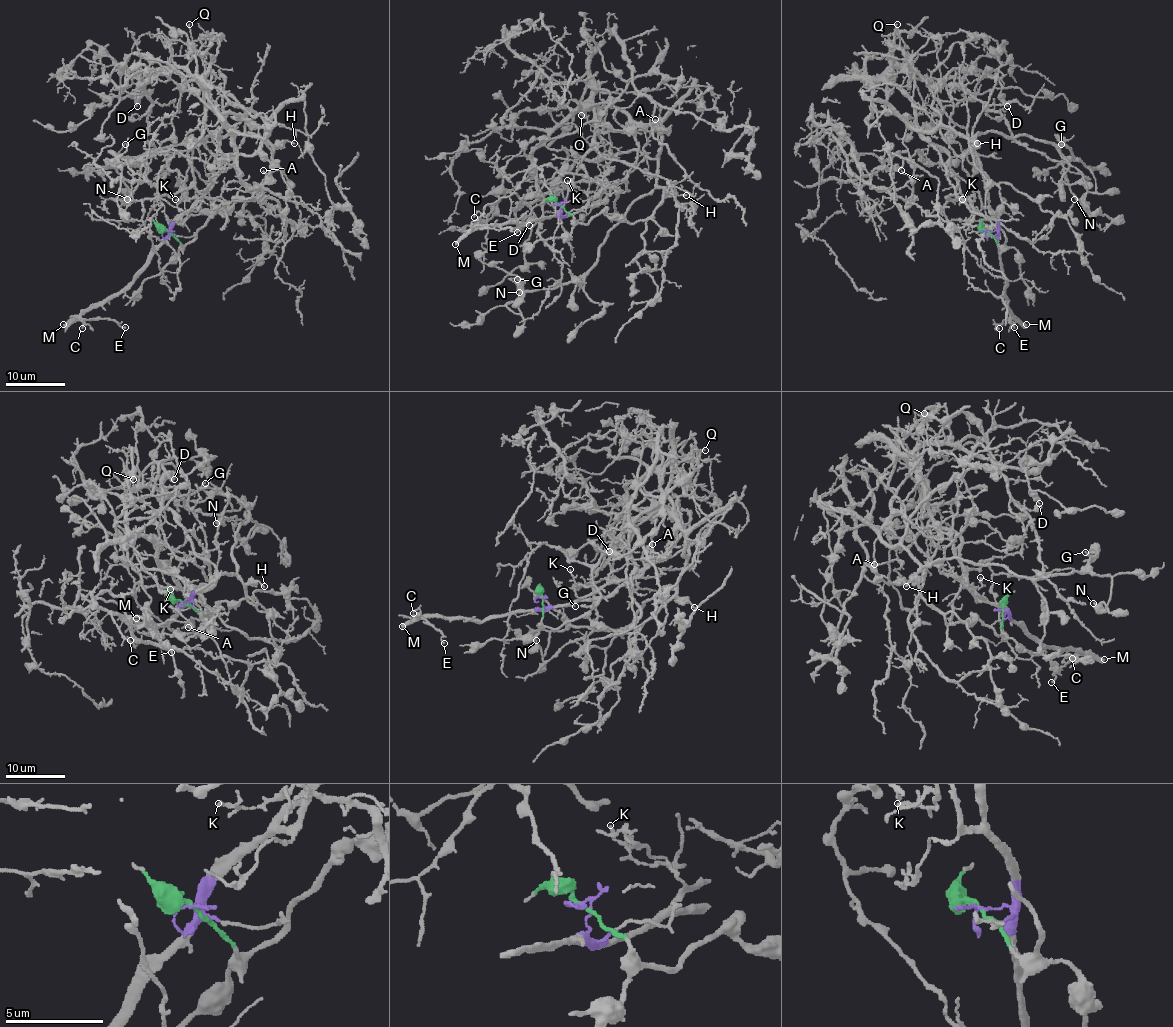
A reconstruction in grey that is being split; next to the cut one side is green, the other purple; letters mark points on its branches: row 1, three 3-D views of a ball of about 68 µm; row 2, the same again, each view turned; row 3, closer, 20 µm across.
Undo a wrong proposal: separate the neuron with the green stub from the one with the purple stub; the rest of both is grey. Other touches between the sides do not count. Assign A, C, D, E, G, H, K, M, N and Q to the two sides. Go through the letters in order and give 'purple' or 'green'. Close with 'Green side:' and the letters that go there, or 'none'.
A: green
C: purple
D: green
E: purple
G: green
H: green
K: purple
M: purple
N: green
Q: purple
Green side: A, D, G, H, N

